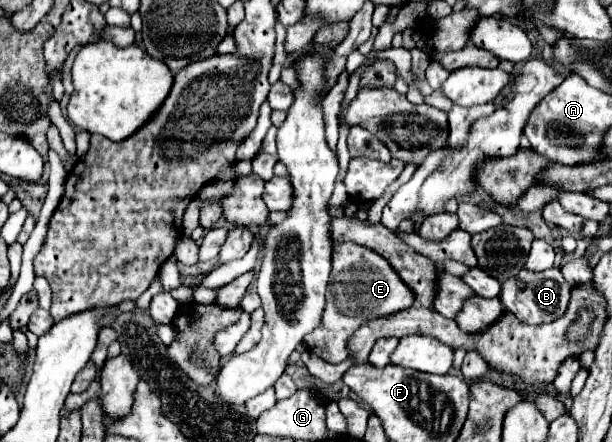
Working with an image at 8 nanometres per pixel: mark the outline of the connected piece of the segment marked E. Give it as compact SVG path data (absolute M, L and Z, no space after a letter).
M334 245L332 273L326 289L326 309L320 327L306 335L306 345L312 353L328 363L342 363L348 357L350 337L370 319L388 317L414 305L414 291L400 279L396 269L372 249L360 245Z

